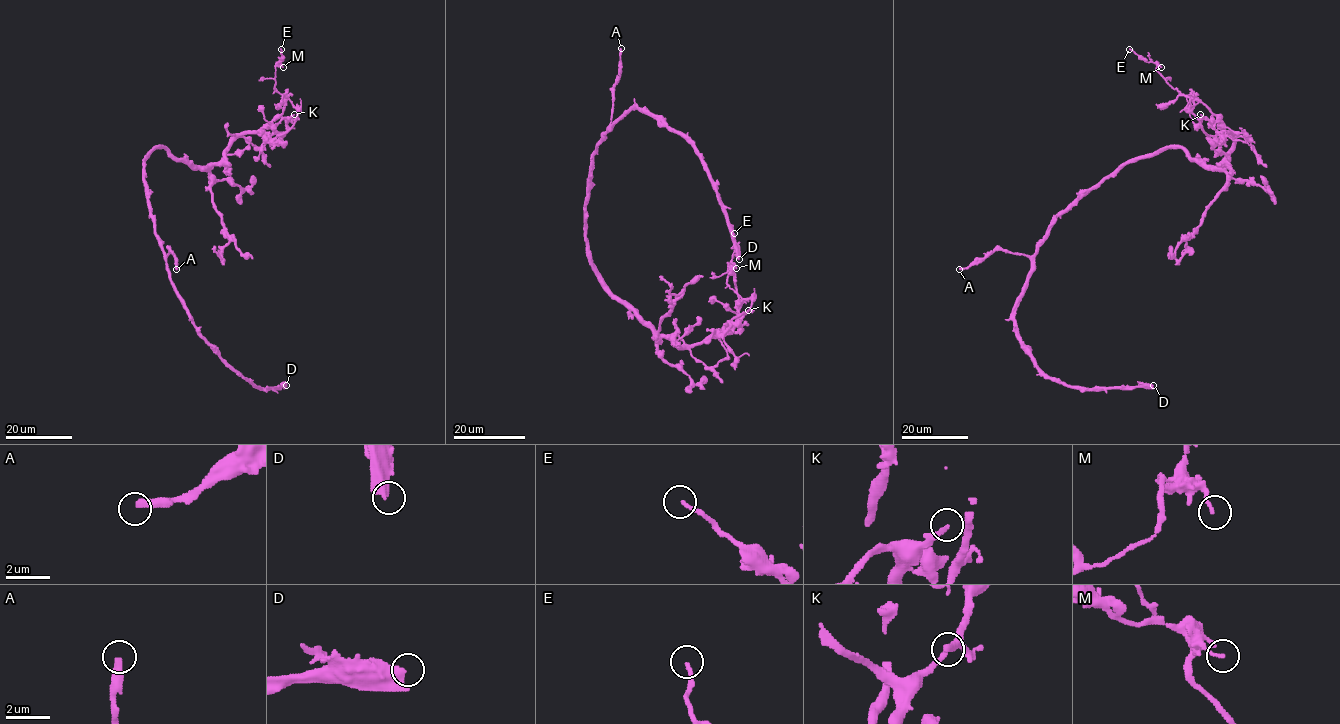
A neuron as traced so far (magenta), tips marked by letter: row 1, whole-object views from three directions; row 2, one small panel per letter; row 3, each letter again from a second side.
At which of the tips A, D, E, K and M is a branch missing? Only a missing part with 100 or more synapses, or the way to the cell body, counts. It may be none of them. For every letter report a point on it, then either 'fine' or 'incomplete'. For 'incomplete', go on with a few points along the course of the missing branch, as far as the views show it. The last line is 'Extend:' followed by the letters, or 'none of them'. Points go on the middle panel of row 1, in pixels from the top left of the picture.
A: at (621, 48); incomplete; missing branch runs (621, 48), (625, 11), (631, 4), (638, 4), (638, 30), (643, 34), (648, 25), (649, 28), (639, 1)
D: at (739, 259); incomplete
E: at (734, 233); fine
K: at (748, 310); fine
M: at (736, 268); fine
Extend: A, D

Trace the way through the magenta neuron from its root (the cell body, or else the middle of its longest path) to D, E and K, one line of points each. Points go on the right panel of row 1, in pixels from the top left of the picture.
D: (1097, 183), (1056, 218), (1038, 247), (1016, 308), (1014, 332), (1035, 363), (1061, 383), (1084, 388), (1153, 385)
E: (1097, 183), (1169, 148), (1220, 166), (1232, 145), (1214, 114), (1129, 49)
K: (1097, 183), (1128, 163), (1169, 148), (1220, 166), (1232, 135), (1222, 128), (1220, 117), (1210, 122), (1200, 114)

